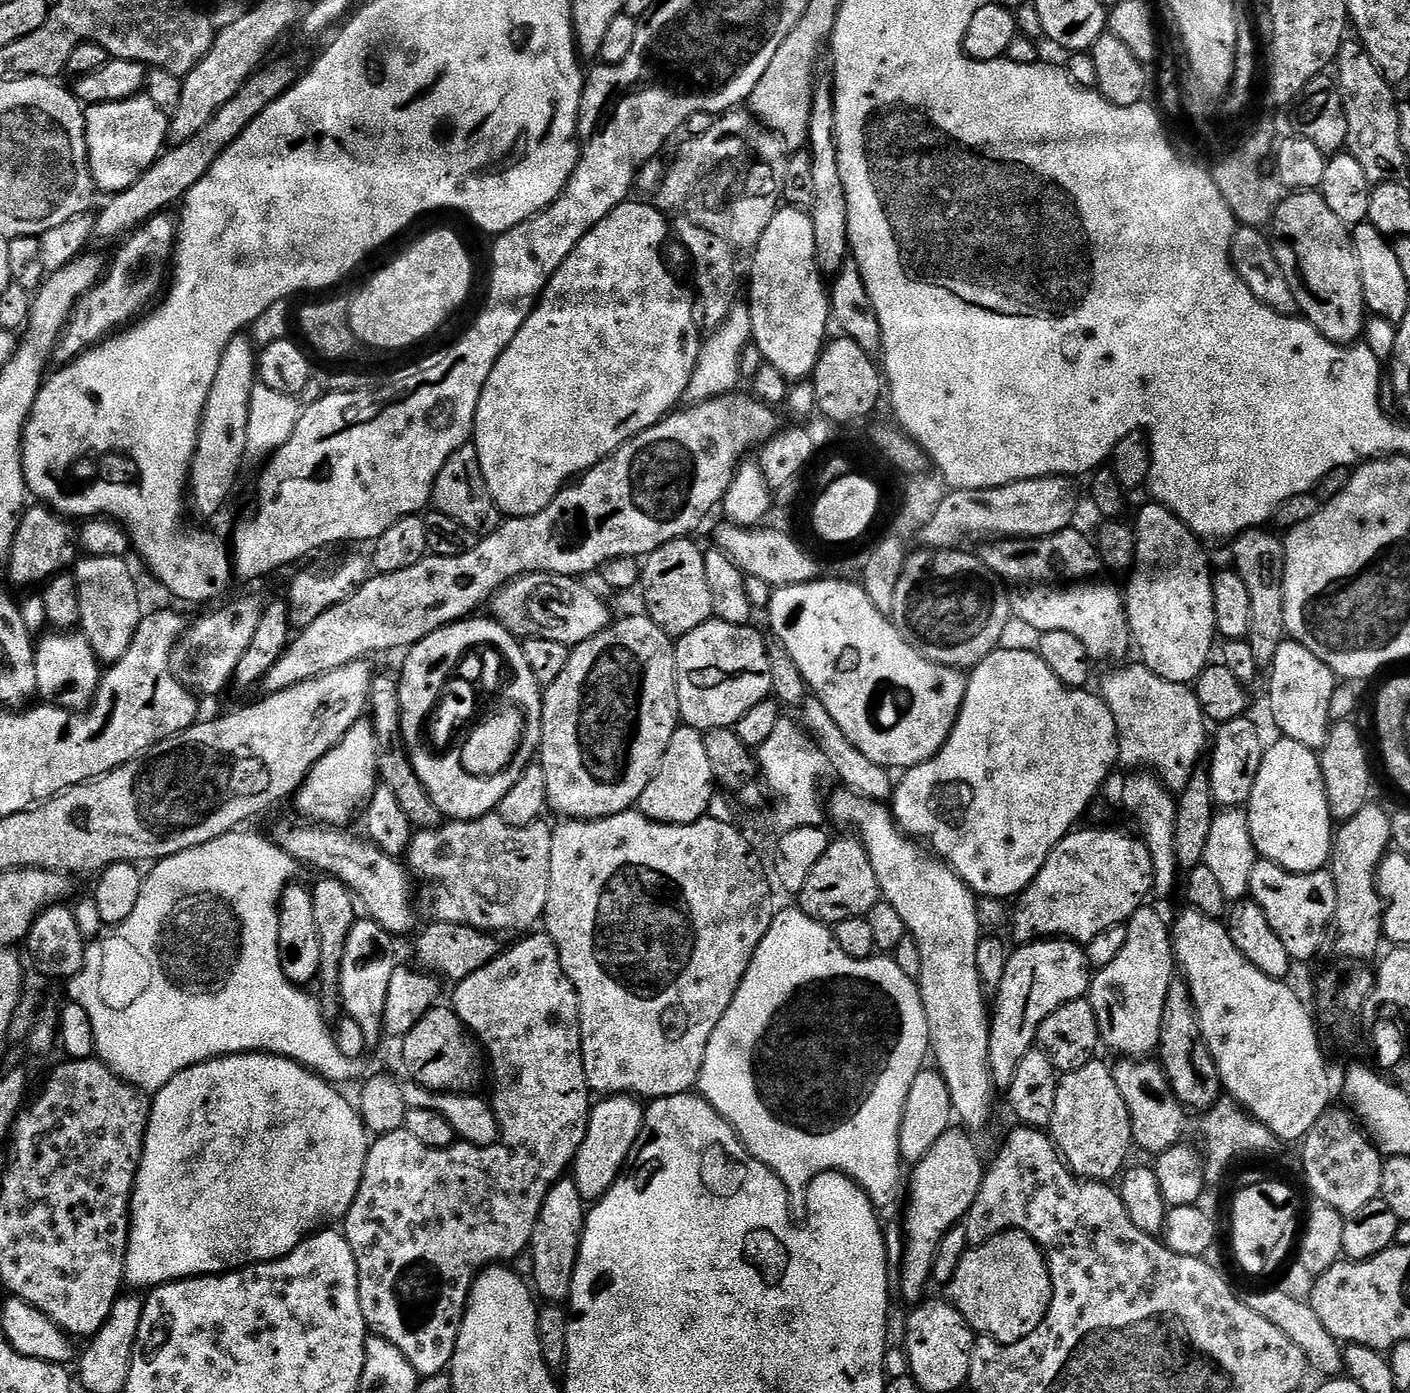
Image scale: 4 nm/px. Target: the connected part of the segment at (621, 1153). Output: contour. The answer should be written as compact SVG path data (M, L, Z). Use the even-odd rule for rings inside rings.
M606 1096L597 1099L588 1114L586 1134L578 1146L570 1169L571 1179L578 1186L585 1202L595 1202L608 1193L610 1186L624 1171L630 1150L636 1145L640 1128L644 1125L645 1105L635 1096Z

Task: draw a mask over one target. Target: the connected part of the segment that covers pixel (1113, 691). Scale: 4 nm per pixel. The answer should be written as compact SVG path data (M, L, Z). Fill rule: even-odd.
M1142 662L1135 663L1110 673L1104 680L1104 692L1102 691L1102 699L1106 706L1110 706L1110 714L1114 714L1119 763L1124 763L1128 770L1147 770L1159 776L1169 792L1179 794L1197 769L1196 762L1200 754L1203 750L1205 753L1206 741L1210 736L1209 725L1195 691L1189 685L1170 682L1154 674L1154 670L1150 670Z

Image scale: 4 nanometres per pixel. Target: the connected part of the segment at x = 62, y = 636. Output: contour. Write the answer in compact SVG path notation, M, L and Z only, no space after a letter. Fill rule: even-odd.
M52 630L49 636L44 636L35 641L34 674L38 676L36 687L39 699L46 704L53 704L56 708L70 708L83 710L92 703L96 697L96 687L100 685L102 665L97 660L90 642L79 631L76 630Z

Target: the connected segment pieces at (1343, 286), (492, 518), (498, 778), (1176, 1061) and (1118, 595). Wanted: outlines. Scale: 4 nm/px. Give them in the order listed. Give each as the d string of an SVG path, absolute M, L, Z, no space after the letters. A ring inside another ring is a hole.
M1313 190L1286 195L1274 211L1270 221L1271 228L1270 239L1275 260L1290 285L1299 313L1328 341L1345 346L1355 343L1363 335L1366 309L1349 227L1326 206L1324 196Z
M475 443L463 444L454 450L454 454L450 454L450 458L446 458L446 466L438 470L438 478L432 484L431 503L435 511L454 518L454 522L461 524L468 532L487 534L500 527L502 513L486 486Z
M530 730L530 742L526 742L526 750L522 750L522 754L516 754L516 757L520 759L520 764L516 764L514 768L503 768L501 772L493 776L470 775L460 765L460 757L456 754L435 756L424 748L416 748L410 752L410 759L422 786L430 794L434 806L438 806L441 817L452 820L477 820L483 816L493 815L499 809L502 798L514 786L514 782L518 782L525 768L537 759L539 750L540 740L534 738Z
M1173 978L1166 994L1166 1010L1162 1010L1158 1063L1172 1088L1172 1095L1185 1109L1207 1110L1213 1108L1217 1100L1221 1099L1220 1071L1207 1044L1202 1042L1196 1004L1192 1001L1192 992L1188 988L1187 979L1184 978Z
M1072 531L1040 536L1037 540L996 538L985 543L988 545L982 551L982 559L993 576L1016 587L1006 596L1015 619L1017 616L1022 623L1036 628L1037 633L1062 630L1074 634L1093 661L1116 660L1130 648L1124 597L1121 589L1104 580L1106 572L1093 541Z

